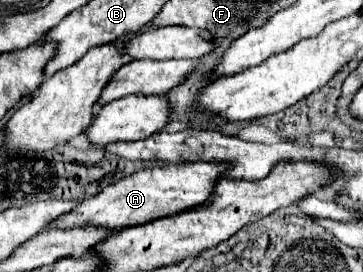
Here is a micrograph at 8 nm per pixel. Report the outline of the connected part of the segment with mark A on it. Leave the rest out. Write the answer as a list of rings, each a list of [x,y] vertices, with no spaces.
[[[181,164],[165,168],[139,170],[123,180],[103,188],[99,194],[77,202],[77,208],[61,214],[51,222],[51,228],[105,228],[121,230],[129,226],[139,226],[175,212],[189,210],[205,200],[217,182],[217,174],[223,170],[221,164]]]

